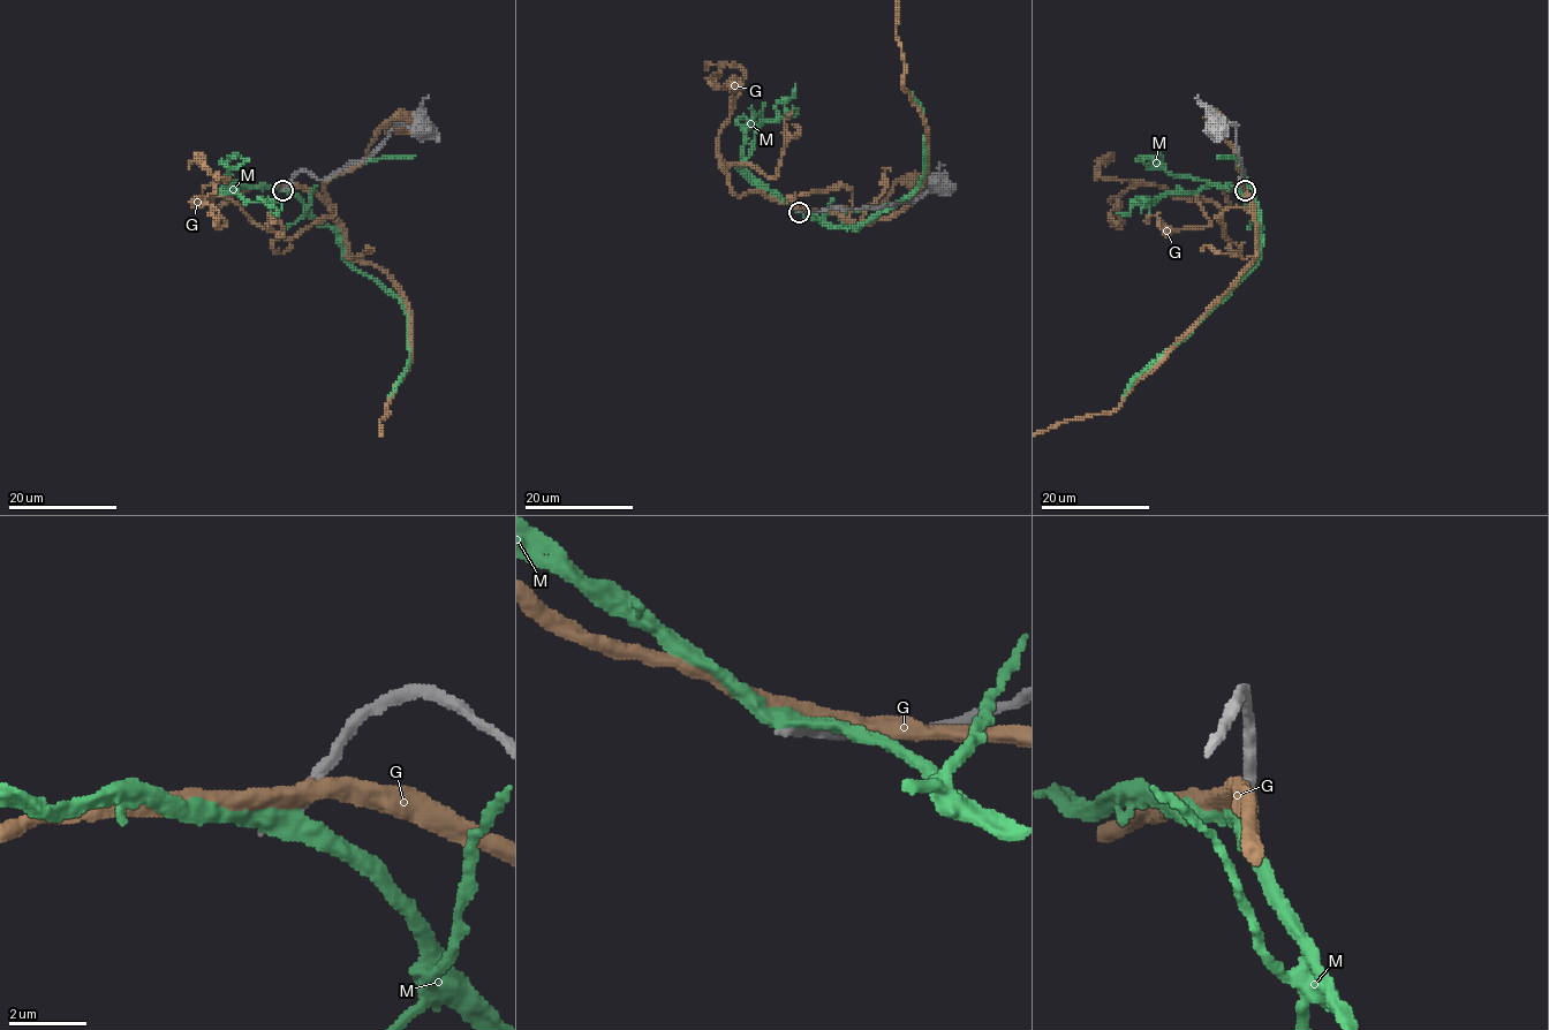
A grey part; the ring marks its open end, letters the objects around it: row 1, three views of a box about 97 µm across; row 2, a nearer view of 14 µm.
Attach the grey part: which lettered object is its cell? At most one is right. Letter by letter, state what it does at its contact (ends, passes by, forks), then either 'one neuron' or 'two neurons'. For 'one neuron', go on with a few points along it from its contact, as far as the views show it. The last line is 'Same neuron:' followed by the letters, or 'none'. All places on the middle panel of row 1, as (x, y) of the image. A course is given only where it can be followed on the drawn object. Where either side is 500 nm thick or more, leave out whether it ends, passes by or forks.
G: it passes by; two neurons
M: it passes by; two neurons
Same neuron: none

